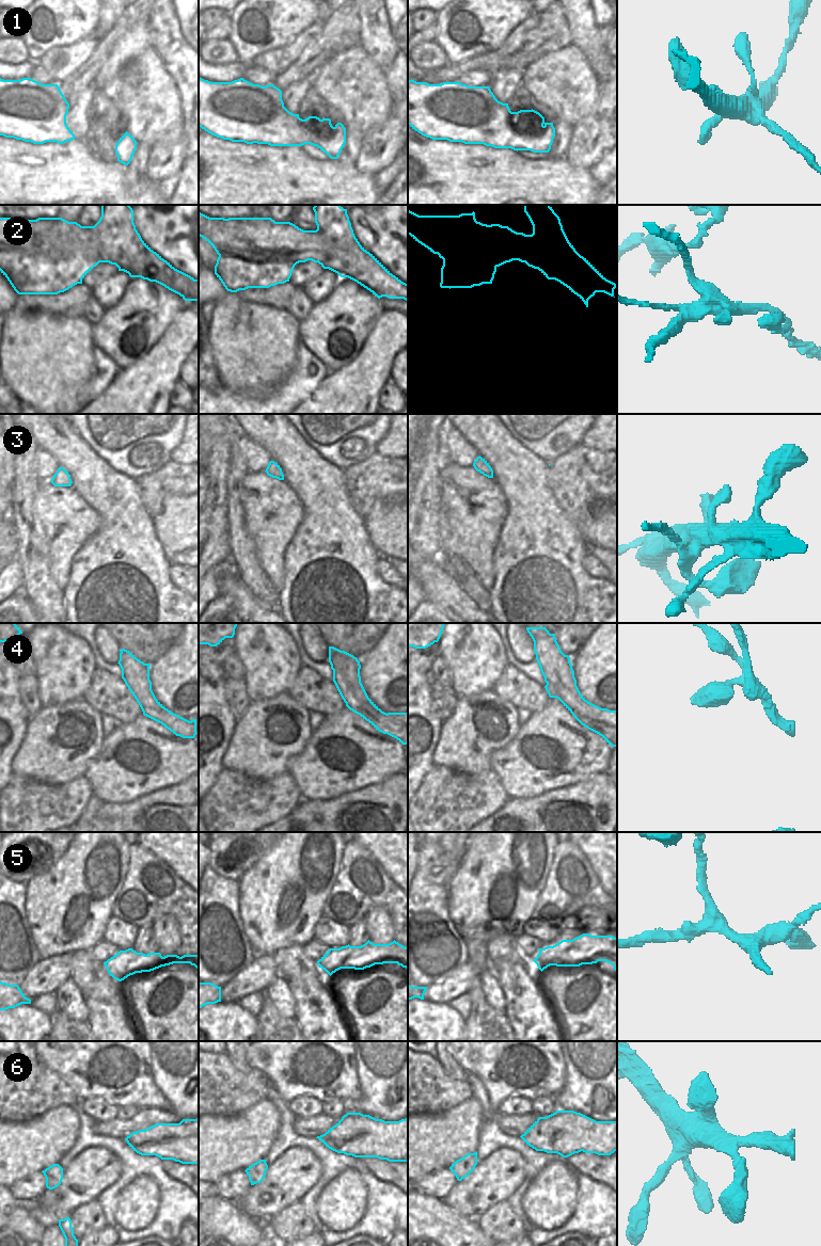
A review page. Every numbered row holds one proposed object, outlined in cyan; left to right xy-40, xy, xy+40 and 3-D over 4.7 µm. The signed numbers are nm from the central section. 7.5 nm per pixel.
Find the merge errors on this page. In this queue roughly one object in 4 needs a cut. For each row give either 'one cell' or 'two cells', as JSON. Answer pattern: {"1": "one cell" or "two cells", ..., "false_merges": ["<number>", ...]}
{"1": "one cell", "2": "two cells", "3": "one cell", "4": "two cells", "5": "one cell", "6": "one cell", "false_merges": ["2", "4"]}

